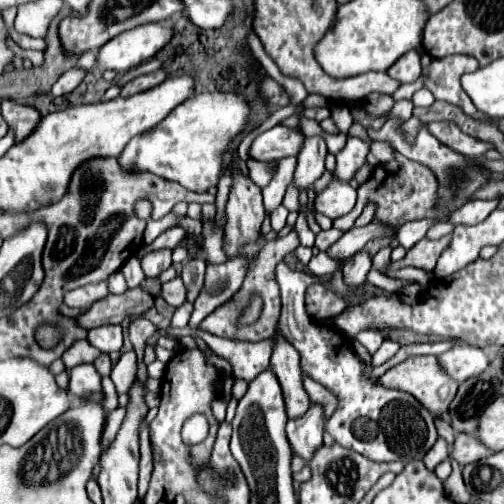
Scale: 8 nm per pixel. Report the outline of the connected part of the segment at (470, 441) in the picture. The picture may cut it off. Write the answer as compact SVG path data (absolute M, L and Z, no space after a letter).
M458 433L456 441L452 445L450 457L456 459L462 467L468 463L476 463L480 459L486 459L492 451L488 447L484 447L484 443L480 443L478 437L468 435L468 433Z

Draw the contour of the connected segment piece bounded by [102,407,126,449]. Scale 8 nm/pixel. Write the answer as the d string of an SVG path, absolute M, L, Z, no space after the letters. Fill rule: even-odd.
M118 407L118 409L108 413L106 425L104 425L104 431L102 431L102 449L110 447L110 443L114 439L114 433L120 429L120 423L124 421L124 415L126 415L126 407Z

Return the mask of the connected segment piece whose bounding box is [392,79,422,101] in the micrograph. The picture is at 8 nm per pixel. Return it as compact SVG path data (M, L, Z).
M418 79L418 81L410 83L410 85L400 85L400 87L394 91L392 99L394 99L394 101L400 101L400 99L410 99L410 101L412 101L412 95L414 95L420 87L422 87L422 79Z

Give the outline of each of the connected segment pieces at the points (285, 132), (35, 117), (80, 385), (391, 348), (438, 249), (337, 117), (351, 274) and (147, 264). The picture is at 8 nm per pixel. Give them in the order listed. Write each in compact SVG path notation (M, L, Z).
M274 125L260 133L250 149L250 157L258 161L278 161L284 157L296 157L304 145L304 133L286 125Z
M2 99L2 115L4 115L6 123L16 131L16 141L20 141L28 133L32 133L32 129L40 121L40 113L34 107L18 105L12 99Z
M78 365L70 371L70 395L84 401L92 395L102 395L102 377L100 373L94 369L94 365Z
M384 339L382 347L372 355L372 365L382 365L386 363L388 359L392 359L396 355L396 351L400 349L400 345L396 341L390 341L390 339Z
M446 235L446 237L438 240L422 239L406 253L404 259L390 263L390 269L396 271L396 269L412 265L412 267L432 272L436 267L440 253L448 247L450 241L452 241L452 235Z
M346 105L332 107L332 119L334 119L338 131L344 133L344 135L348 135L348 131L350 131L350 127L352 127L352 123L354 123L354 119L352 119L352 115L350 115L350 109L348 109Z
M362 249L344 263L342 273L346 277L346 283L350 287L360 287L366 281L366 273L370 271L370 267L372 267L372 255L366 249Z
M162 249L162 251L148 253L142 259L142 269L144 269L146 277L158 277L164 269L168 269L172 265L170 255L172 255L172 249Z

